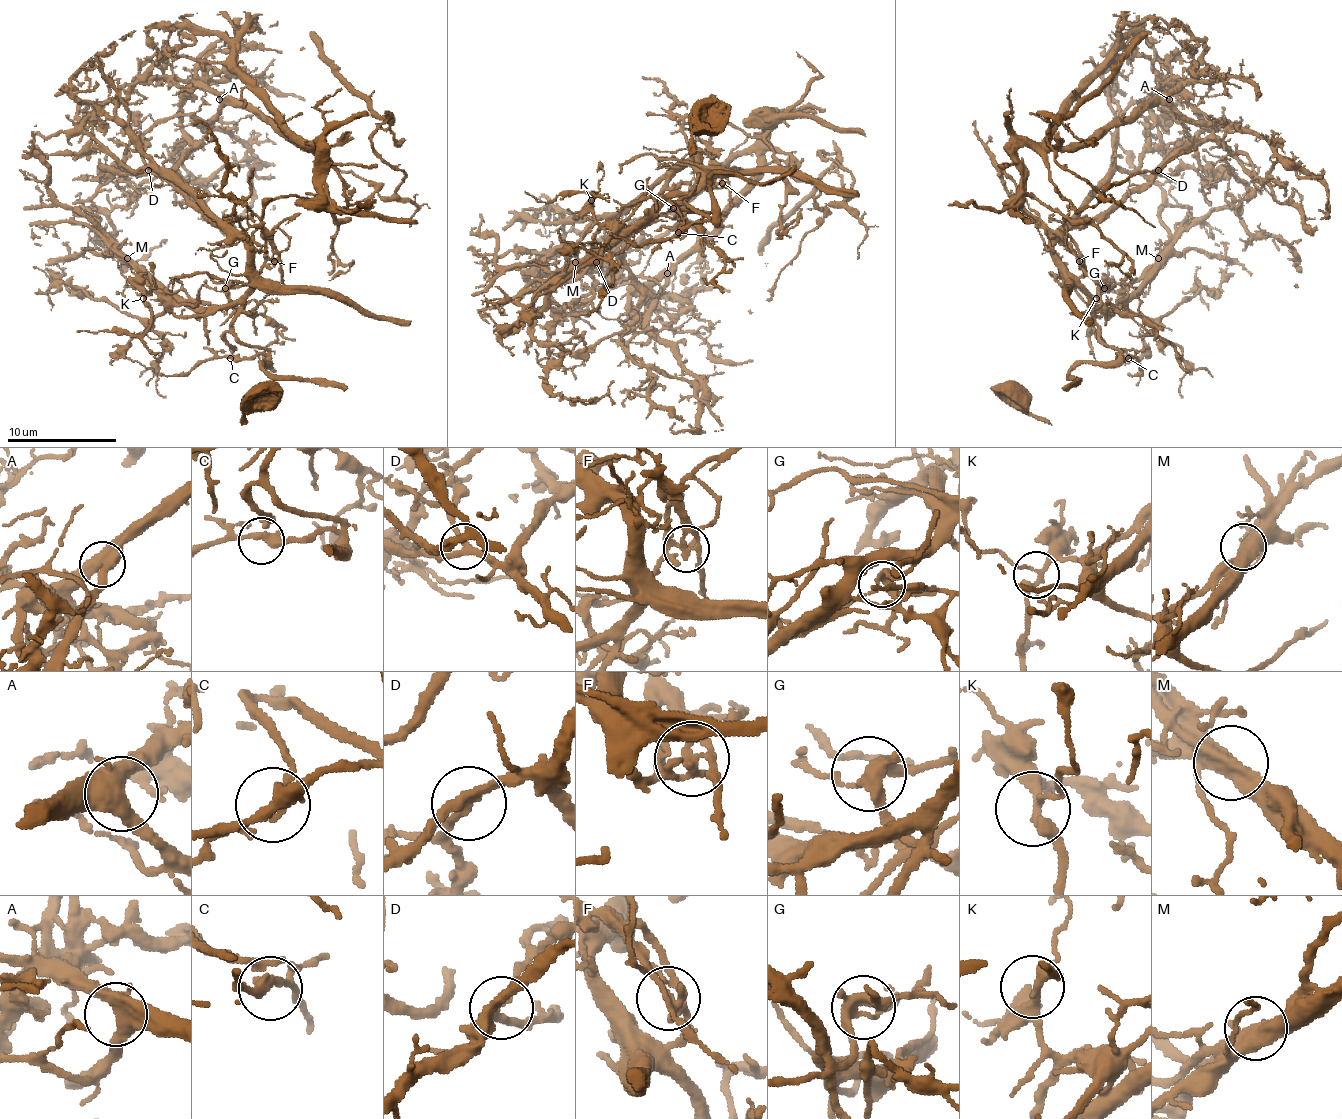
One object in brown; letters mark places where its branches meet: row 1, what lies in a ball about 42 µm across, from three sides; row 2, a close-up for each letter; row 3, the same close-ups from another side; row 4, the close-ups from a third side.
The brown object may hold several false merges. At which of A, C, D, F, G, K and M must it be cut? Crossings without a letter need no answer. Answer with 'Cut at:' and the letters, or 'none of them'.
Cut at: F, M

